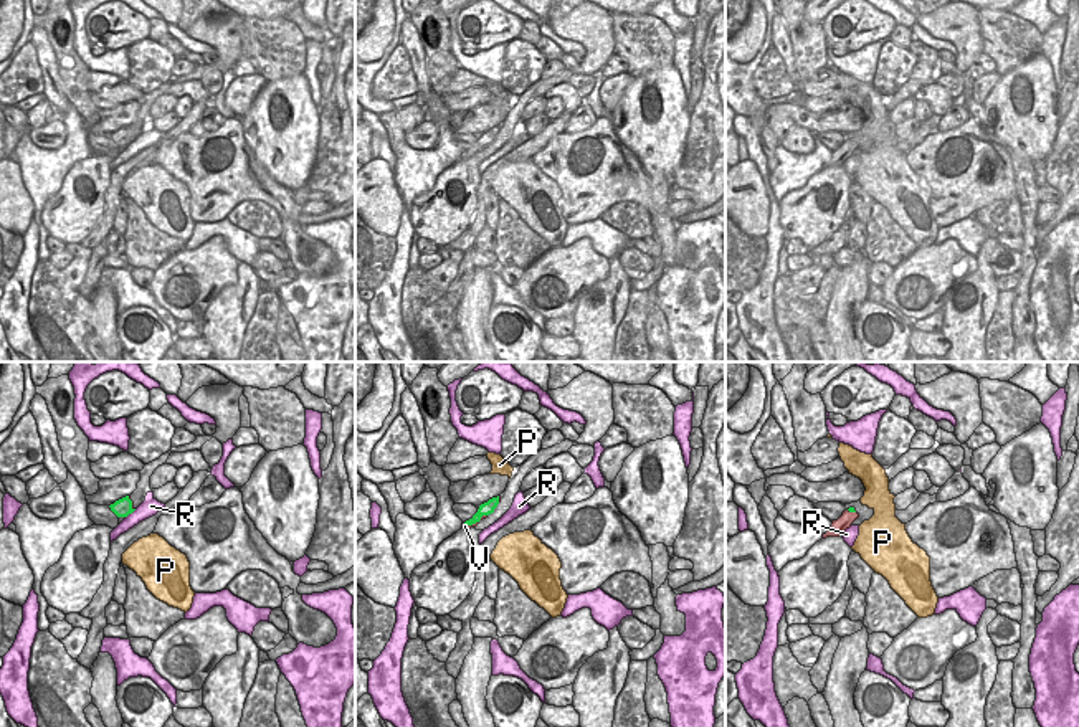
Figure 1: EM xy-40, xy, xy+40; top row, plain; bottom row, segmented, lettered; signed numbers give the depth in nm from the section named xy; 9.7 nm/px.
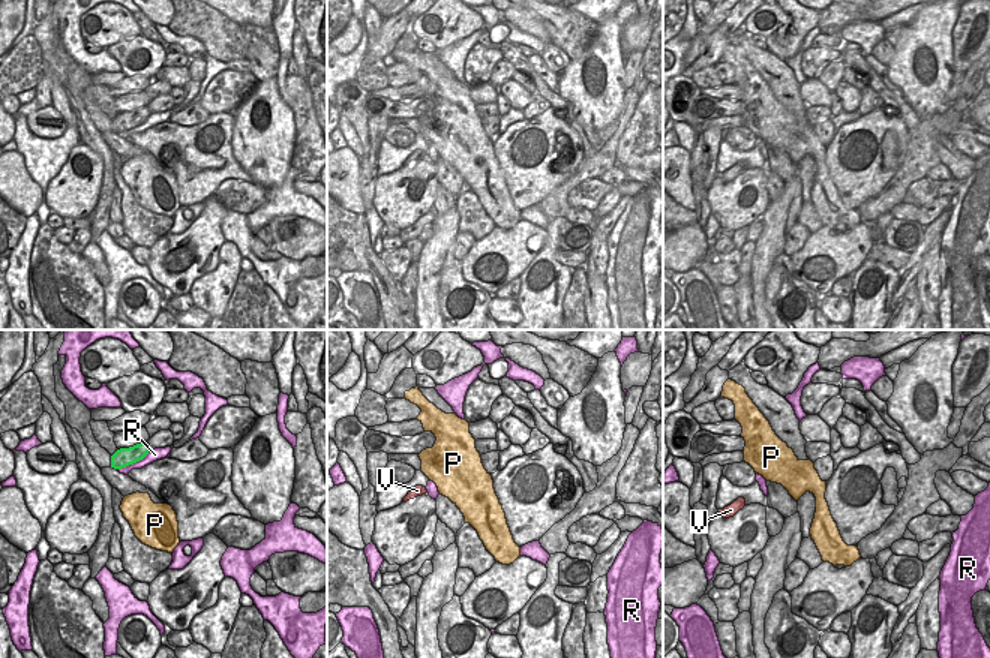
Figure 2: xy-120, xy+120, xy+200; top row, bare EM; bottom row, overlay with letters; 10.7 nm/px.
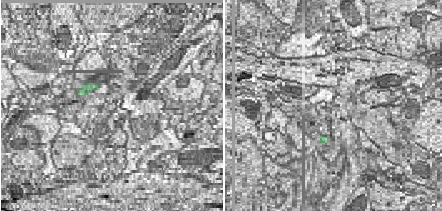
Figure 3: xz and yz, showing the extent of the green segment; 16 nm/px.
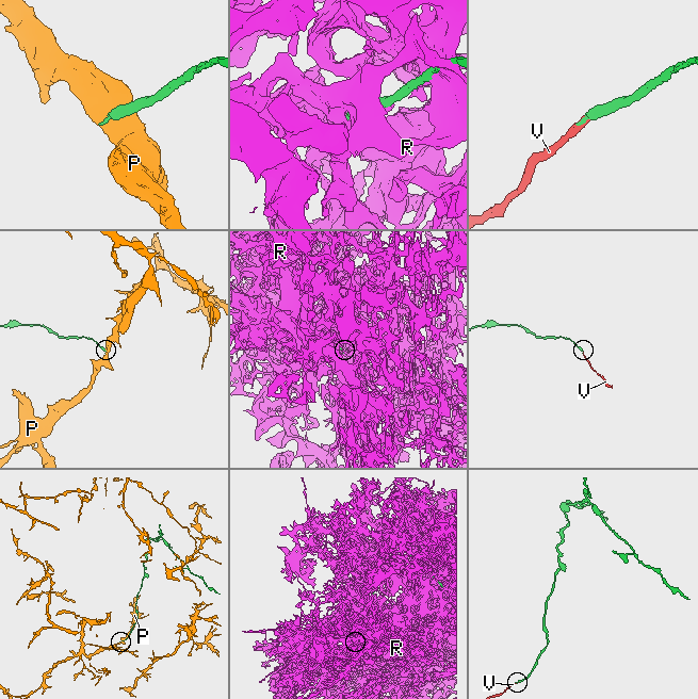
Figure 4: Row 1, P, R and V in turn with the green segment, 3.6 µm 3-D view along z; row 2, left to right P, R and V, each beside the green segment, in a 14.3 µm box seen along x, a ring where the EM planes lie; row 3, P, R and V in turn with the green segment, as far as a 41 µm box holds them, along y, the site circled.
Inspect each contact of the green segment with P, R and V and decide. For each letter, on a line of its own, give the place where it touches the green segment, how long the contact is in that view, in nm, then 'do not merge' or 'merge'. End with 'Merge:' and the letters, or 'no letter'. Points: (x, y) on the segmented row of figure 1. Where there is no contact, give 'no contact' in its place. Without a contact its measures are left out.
P: no contact | do not merge
R: xy-40 (131, 513) | 140 nm | do not merge
V: xy (475, 522) | 260 nm | merge
Merge: V

